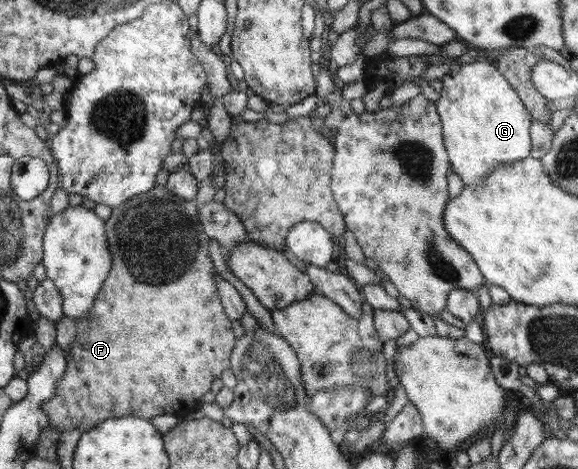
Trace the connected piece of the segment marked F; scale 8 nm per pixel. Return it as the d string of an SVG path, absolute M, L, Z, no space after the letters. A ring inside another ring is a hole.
M157 186L148 191L148 193L134 195L134 197L124 201L122 205L112 208L112 215L106 219L105 228L106 240L108 240L108 248L110 248L110 256L112 256L110 273L108 273L103 283L103 289L100 289L100 293L97 294L95 305L89 314L89 321L86 324L83 322L76 324L78 335L76 335L76 340L72 343L72 350L65 357L68 366L64 377L60 377L60 381L56 385L54 397L40 405L49 416L48 427L57 428L60 433L71 432L74 429L84 433L92 429L94 425L98 425L98 423L118 417L134 416L150 420L158 415L177 415L180 418L184 418L188 413L199 409L202 403L200 399L204 397L205 393L211 391L210 385L212 385L212 381L220 378L222 371L230 367L232 351L237 343L232 322L230 322L228 315L224 312L217 293L217 279L215 278L218 273L208 254L210 236L202 230L198 204L195 200L186 201L184 198L168 191L165 187Z

